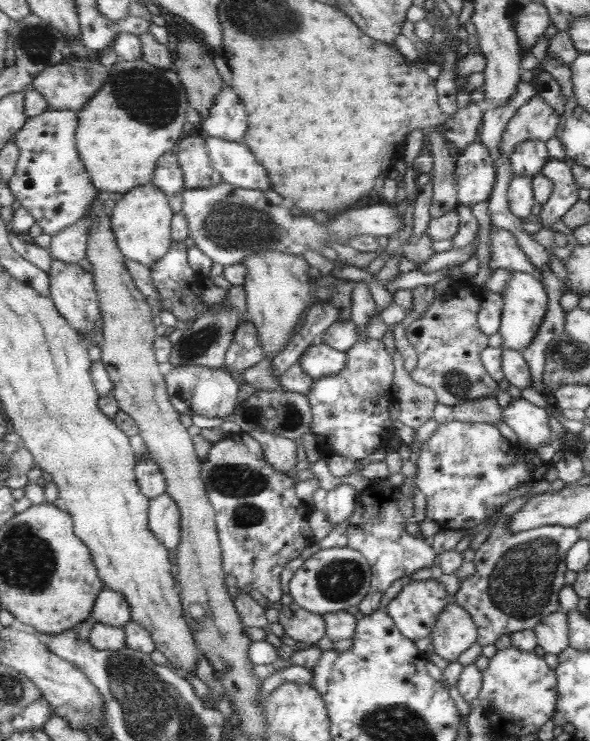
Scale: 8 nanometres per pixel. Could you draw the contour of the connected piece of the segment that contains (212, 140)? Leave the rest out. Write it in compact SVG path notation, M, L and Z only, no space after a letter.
M205 135L214 167L225 176L225 183L258 191L274 190L266 166L260 164L248 144Z

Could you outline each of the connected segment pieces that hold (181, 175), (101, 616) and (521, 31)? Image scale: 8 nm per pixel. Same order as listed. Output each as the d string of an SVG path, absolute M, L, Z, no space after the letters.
M176 152L166 154L161 158L153 184L160 188L169 198L185 193L187 190L185 173Z
M105 588L98 597L93 617L97 622L103 622L116 628L126 628L133 622L133 608L125 593Z
M526 2L518 13L516 25L517 39L522 42L522 48L530 51L538 38L544 36L546 28L551 24L547 8L540 2Z

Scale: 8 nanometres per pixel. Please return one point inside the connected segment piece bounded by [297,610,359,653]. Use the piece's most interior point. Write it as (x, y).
(342, 625)

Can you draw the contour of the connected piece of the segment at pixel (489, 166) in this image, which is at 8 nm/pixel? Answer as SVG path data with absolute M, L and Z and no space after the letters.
M475 140L468 151L458 157L459 200L472 207L487 202L497 183L496 162L485 144Z

